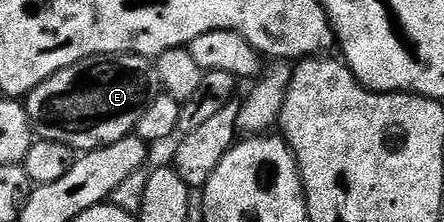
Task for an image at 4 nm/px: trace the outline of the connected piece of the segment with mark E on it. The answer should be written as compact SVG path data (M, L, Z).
M94 55L83 59L58 73L54 73L42 85L38 85L23 100L30 117L36 139L58 141L71 151L83 153L122 141L135 132L138 117L146 113L150 101L158 94L156 69L151 58L142 55Z

